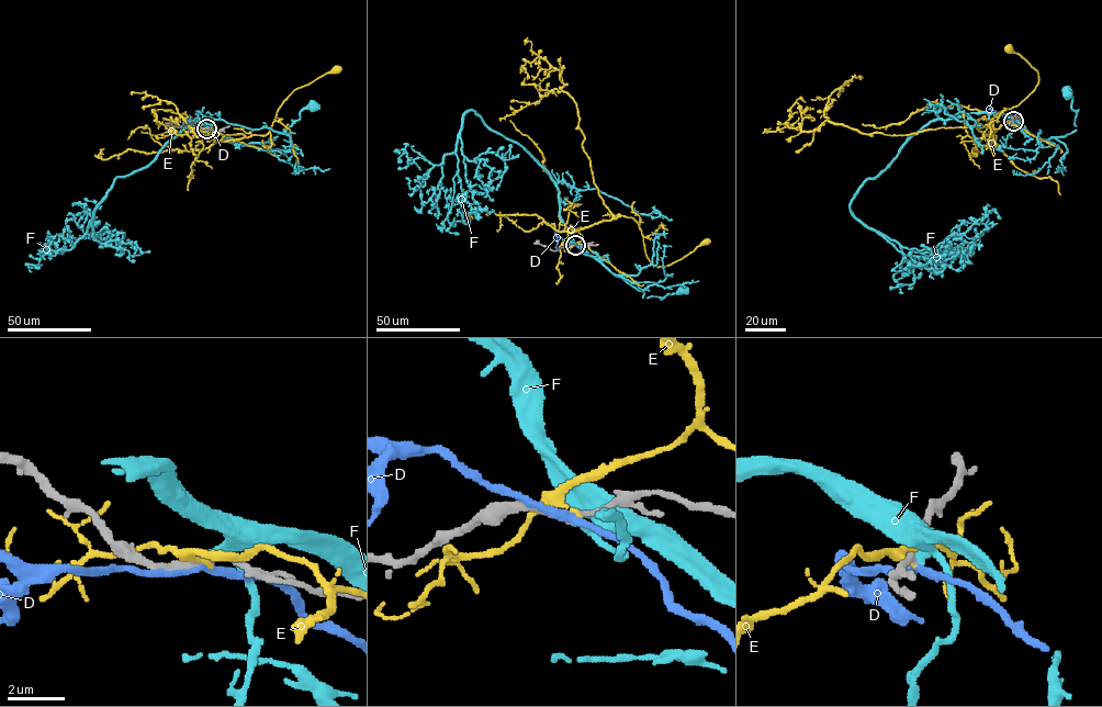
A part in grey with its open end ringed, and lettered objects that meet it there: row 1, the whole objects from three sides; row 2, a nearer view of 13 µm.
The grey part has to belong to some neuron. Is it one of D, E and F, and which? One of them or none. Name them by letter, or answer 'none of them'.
F

